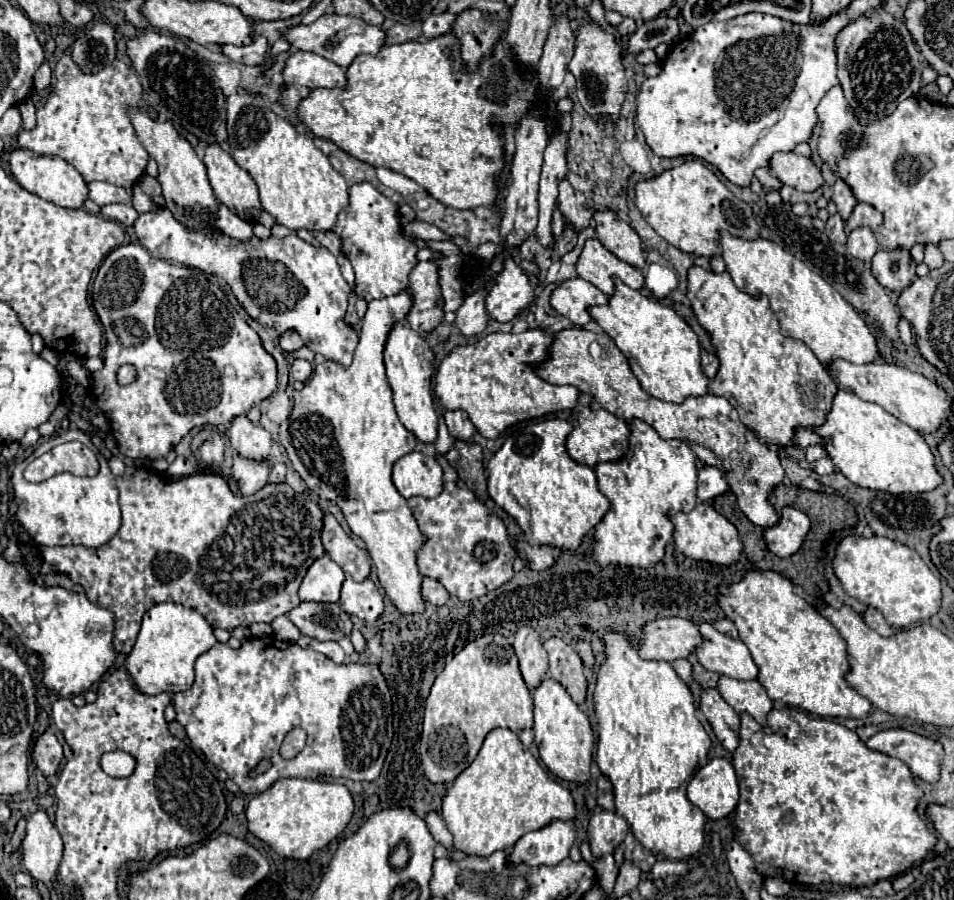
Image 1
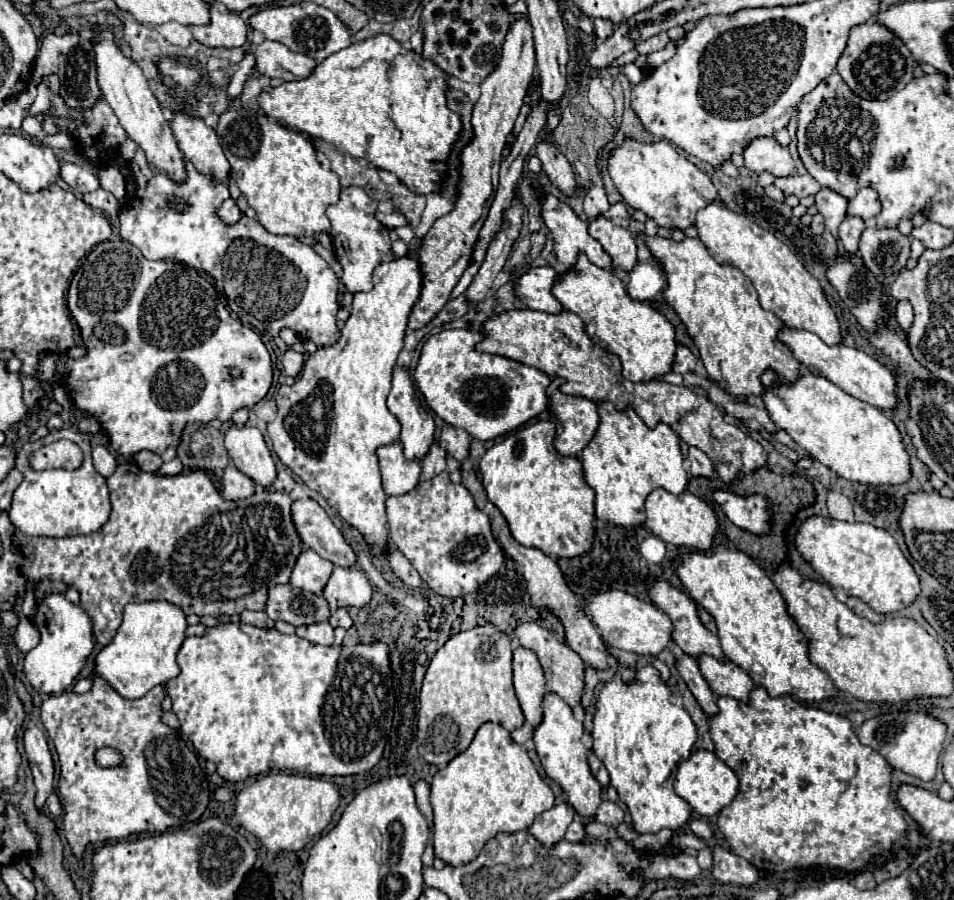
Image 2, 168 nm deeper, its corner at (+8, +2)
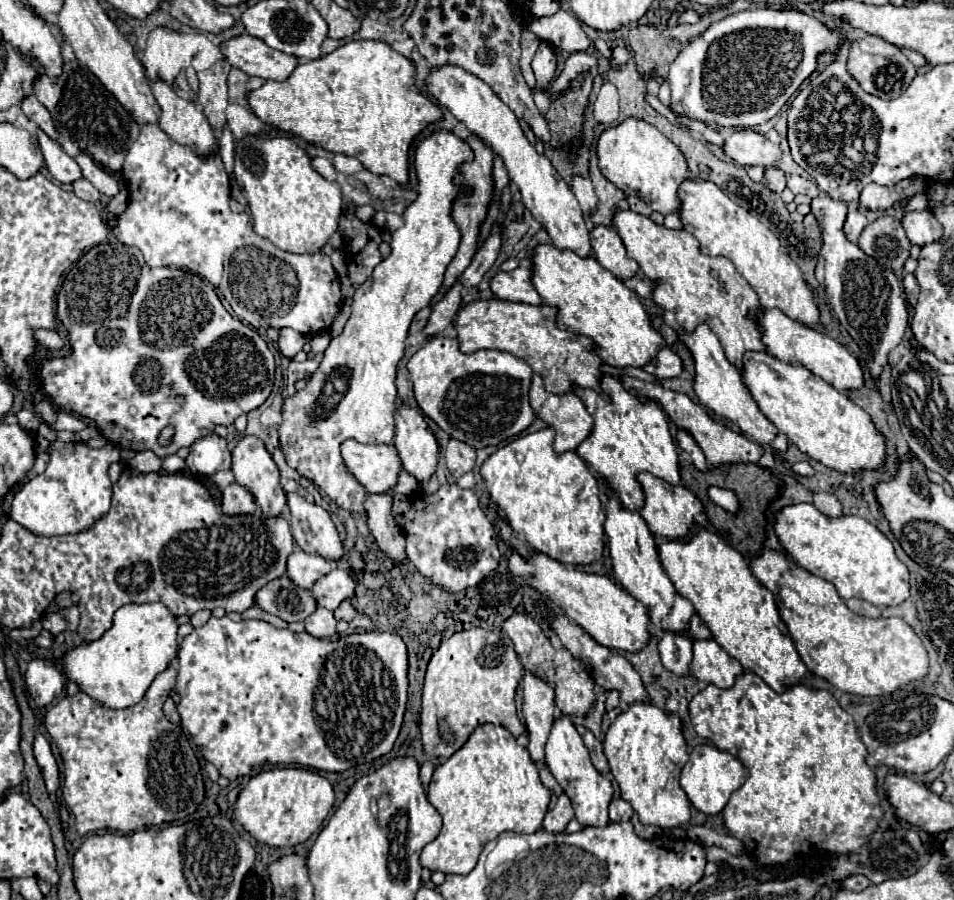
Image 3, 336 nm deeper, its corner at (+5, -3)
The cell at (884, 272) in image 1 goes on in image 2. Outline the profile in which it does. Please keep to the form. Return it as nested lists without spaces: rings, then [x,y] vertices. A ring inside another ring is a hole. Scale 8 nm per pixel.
[[[866,228],[860,236],[860,254],[866,262],[866,266],[880,278],[892,278],[896,276],[910,258],[910,238],[900,234],[898,228]]]

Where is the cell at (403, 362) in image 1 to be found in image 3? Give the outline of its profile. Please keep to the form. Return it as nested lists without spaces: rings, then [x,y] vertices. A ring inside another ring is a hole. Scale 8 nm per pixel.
[[[399,403],[395,411],[395,447],[401,455],[403,469],[419,481],[427,481],[435,473],[439,457],[437,439],[425,415],[405,403]]]

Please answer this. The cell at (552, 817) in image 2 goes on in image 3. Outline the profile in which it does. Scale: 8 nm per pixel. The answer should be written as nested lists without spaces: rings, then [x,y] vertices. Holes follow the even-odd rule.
[[[563,793],[559,799],[557,799],[557,805],[545,815],[543,819],[543,829],[547,833],[563,833],[567,823],[575,817],[573,813],[573,807],[571,807],[571,801],[567,799],[567,795]]]

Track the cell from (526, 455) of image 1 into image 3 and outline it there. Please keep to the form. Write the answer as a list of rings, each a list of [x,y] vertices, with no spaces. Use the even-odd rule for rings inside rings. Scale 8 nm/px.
[[[545,427],[537,433],[517,437],[515,441],[507,443],[499,451],[495,451],[483,463],[481,475],[483,475],[483,481],[487,485],[491,499],[505,513],[509,525],[517,533],[523,533],[527,543],[535,551],[545,553],[551,559],[557,559],[561,563],[587,565],[587,563],[599,561],[603,557],[603,523],[605,523],[605,519],[603,519],[603,509],[601,509],[601,501],[599,501],[599,481],[575,451],[557,455],[553,451],[553,439],[555,439],[555,431],[551,427]]]

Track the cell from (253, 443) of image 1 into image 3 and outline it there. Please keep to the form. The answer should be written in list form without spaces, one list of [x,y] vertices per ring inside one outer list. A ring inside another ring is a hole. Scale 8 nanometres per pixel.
[[[245,435],[235,445],[235,449],[233,449],[233,473],[235,473],[235,481],[253,493],[263,515],[283,515],[283,511],[287,509],[287,499],[285,499],[285,491],[279,483],[279,469],[273,461],[271,453],[267,451],[265,443],[259,437]]]

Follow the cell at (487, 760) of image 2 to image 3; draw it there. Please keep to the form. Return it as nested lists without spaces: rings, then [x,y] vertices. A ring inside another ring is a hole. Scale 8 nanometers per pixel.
[[[487,723],[477,727],[467,743],[435,769],[427,797],[441,815],[443,827],[423,849],[421,865],[431,871],[469,875],[483,847],[503,831],[533,833],[541,829],[551,791],[541,783],[529,751],[517,745],[505,727]]]

